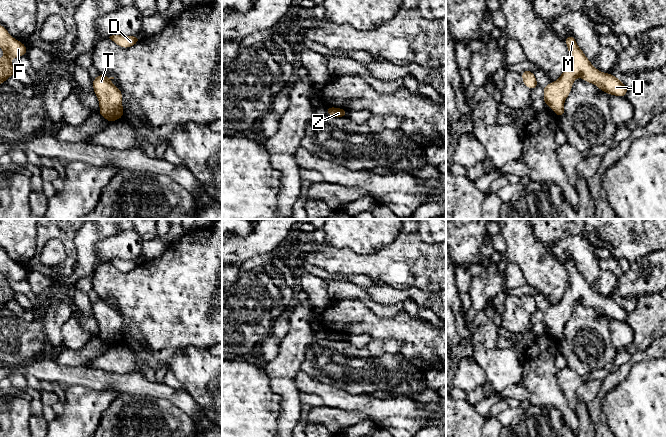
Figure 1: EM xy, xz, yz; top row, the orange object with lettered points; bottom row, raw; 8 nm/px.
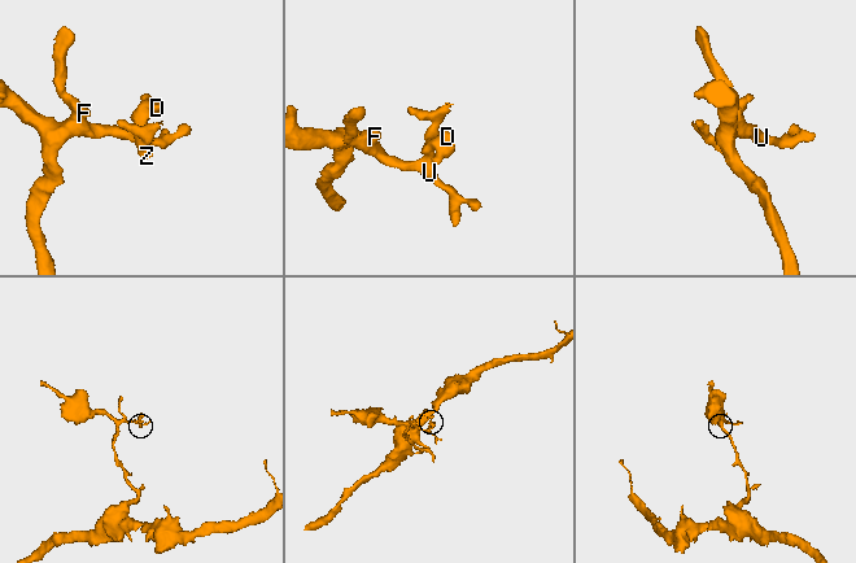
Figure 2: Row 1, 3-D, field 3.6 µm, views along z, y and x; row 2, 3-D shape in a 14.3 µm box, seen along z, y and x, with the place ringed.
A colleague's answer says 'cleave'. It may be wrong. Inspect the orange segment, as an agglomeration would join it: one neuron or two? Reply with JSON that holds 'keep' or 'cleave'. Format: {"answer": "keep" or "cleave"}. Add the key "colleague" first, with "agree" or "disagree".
{"colleague": "disagree", "answer": "keep"}

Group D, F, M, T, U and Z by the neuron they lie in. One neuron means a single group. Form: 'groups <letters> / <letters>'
groups D F M T U Z

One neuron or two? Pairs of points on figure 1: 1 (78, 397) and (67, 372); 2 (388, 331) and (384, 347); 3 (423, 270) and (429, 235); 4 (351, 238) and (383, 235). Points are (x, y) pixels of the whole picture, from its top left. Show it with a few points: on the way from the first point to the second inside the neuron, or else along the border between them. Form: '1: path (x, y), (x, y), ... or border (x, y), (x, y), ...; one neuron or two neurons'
1: border (96, 389), (81, 385), (69, 385), (64, 390); two neurons
2: border (373, 338), (397, 339), (401, 343), (398, 355); two neurons
3: border (417, 229), (417, 235), (421, 240), (435, 244); two neurons
4: path (359, 235), (375, 235); one neuron

